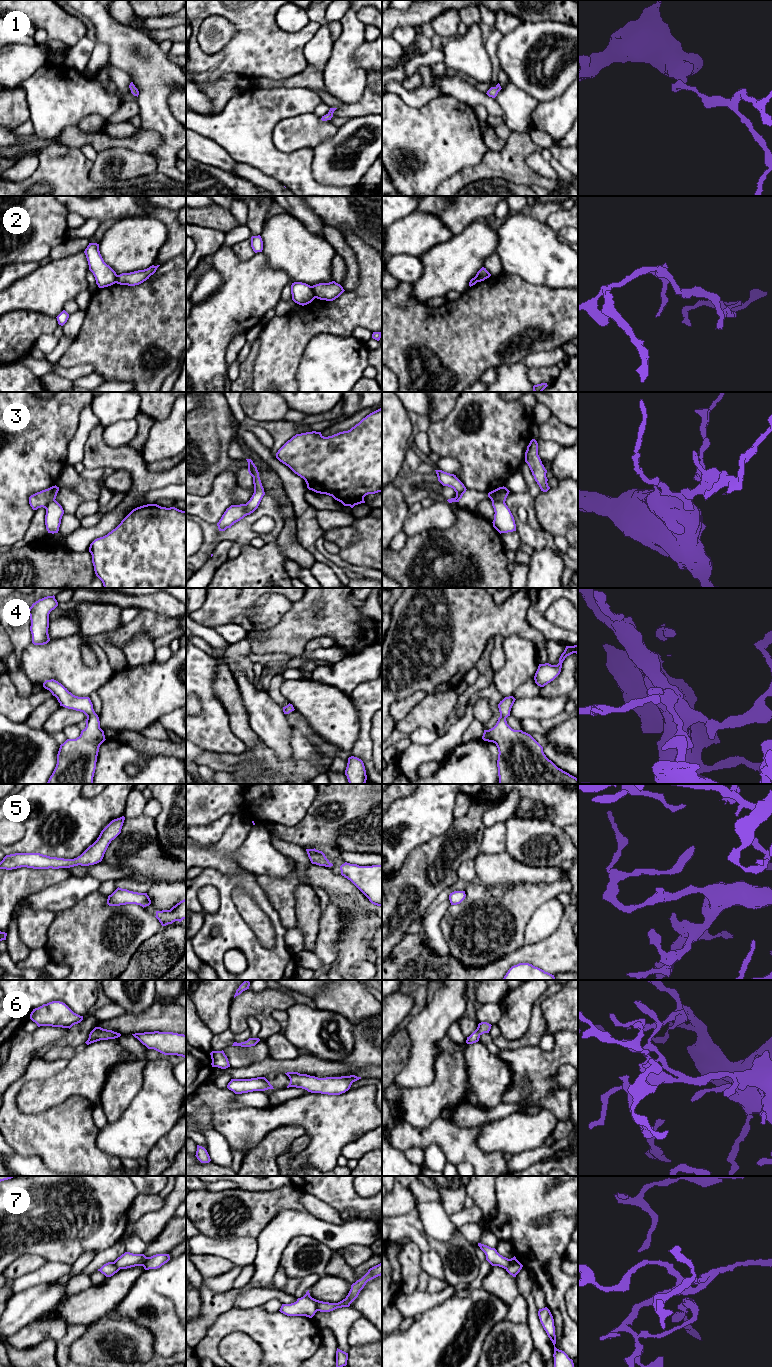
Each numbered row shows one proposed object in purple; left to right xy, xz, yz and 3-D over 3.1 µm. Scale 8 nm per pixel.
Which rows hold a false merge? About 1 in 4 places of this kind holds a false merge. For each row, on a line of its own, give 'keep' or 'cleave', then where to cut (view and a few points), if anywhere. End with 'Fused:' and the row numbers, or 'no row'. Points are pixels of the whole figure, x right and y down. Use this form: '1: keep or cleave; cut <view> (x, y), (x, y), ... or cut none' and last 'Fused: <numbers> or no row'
1: keep; cut none
2: cleave; cut xz (311, 286), (315, 297)
3: cleave; cut yz (491, 499), (504, 502)
4: keep; cut none
5: keep; cut none
6: keep; cut none
7: cleave; cut xz (305, 1294), (314, 1301), (317, 1310)
Fused: 2, 3, 7

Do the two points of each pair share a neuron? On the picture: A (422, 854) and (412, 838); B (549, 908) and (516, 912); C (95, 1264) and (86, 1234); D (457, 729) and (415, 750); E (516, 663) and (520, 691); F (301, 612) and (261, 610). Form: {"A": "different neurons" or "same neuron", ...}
{"A": "different neurons", "B": "different neurons", "C": "different neurons", "D": "same neuron", "E": "different neurons", "F": "different neurons"}

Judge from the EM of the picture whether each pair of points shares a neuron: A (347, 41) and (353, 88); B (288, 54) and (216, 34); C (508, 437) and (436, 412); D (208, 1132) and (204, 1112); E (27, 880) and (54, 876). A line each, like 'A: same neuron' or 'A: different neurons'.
A: same neuron
B: different neurons
C: different neurons
D: same neuron
E: same neuron

